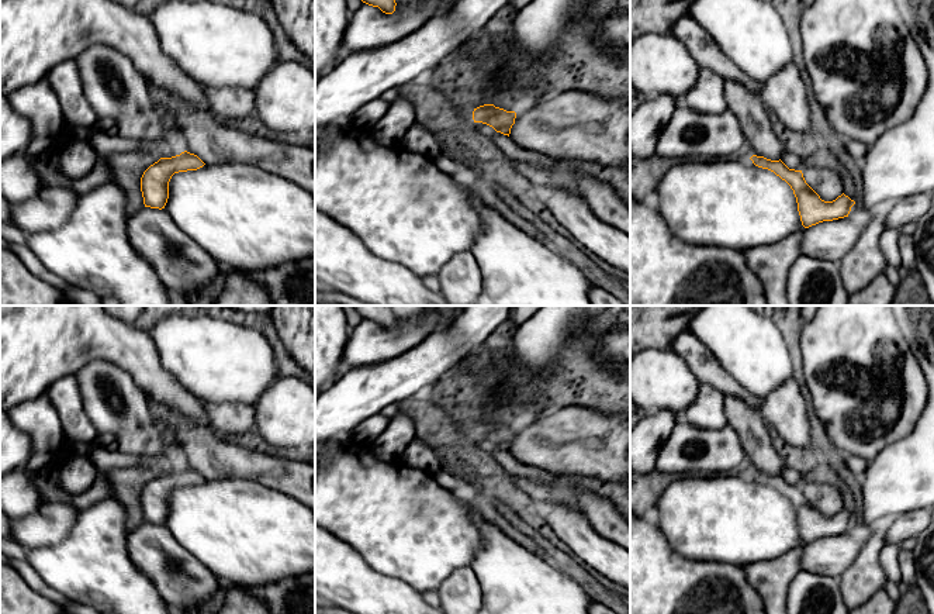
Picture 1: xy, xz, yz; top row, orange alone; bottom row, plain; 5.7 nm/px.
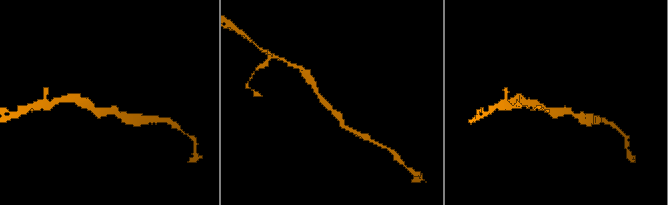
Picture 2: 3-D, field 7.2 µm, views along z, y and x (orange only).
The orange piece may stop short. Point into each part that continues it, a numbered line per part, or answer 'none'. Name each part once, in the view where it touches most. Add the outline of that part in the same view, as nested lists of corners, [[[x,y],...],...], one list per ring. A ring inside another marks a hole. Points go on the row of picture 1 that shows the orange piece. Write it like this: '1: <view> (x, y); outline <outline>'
none

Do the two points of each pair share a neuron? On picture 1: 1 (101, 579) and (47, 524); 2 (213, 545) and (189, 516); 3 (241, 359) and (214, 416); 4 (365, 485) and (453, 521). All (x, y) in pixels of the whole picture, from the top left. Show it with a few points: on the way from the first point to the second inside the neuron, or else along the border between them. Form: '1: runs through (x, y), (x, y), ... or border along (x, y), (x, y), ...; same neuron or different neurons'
1: border along (79, 510), (72, 528), (59, 541), (31, 549); different neurons
2: runs through (211, 538), (196, 523); same neuron
3: border along (206, 400), (242, 402), (252, 406); different neurons
4: runs through (387, 507), (401, 521), (431, 521); same neuron

